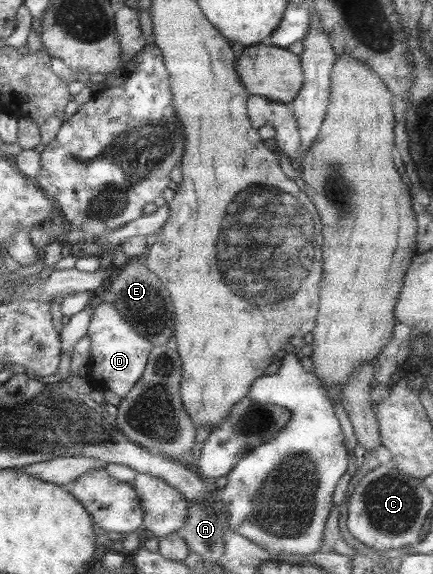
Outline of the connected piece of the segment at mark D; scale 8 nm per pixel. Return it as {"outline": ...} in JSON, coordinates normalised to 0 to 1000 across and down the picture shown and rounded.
{"outline":[[[236,526],[215,540],[201,585],[208,587],[210,603],[196,659],[215,676],[233,674],[270,692],[291,692],[339,636],[351,598],[298,566],[261,526]]]}

